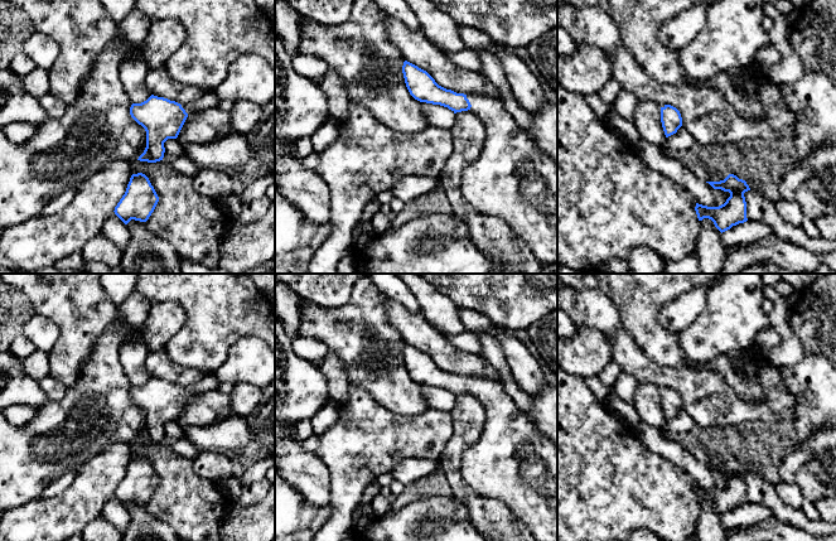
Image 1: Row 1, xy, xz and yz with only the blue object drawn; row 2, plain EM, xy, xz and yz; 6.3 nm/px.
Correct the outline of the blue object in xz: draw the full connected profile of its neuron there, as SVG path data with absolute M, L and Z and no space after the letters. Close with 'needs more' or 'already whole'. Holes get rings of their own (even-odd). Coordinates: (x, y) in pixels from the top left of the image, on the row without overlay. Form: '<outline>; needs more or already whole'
M407 343L402 356L415 382L448 390L454 396L469 392L484 407L487 419L482 434L462 455L464 482L477 494L506 503L537 541L557 541L557 448L554 443L518 409L502 382L446 372Z; needs more

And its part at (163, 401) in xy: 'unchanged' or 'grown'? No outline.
grown

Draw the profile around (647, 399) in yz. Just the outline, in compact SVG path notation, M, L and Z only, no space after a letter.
M637 383L633 407L641 421L654 428L663 428L666 417L661 405L661 388L653 383Z

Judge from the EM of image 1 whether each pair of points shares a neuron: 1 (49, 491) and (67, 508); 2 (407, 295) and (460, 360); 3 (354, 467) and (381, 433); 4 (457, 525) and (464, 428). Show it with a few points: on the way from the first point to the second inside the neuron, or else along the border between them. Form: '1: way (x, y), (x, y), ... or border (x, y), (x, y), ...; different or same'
1: border (75, 474), (75, 479), (63, 491), (42, 497); different
2: border (391, 299), (395, 299), (409, 310), (419, 312); different
3: way (356, 458), (372, 442); same
4: border (452, 494), (467, 508), (469, 518), (476, 526); different

